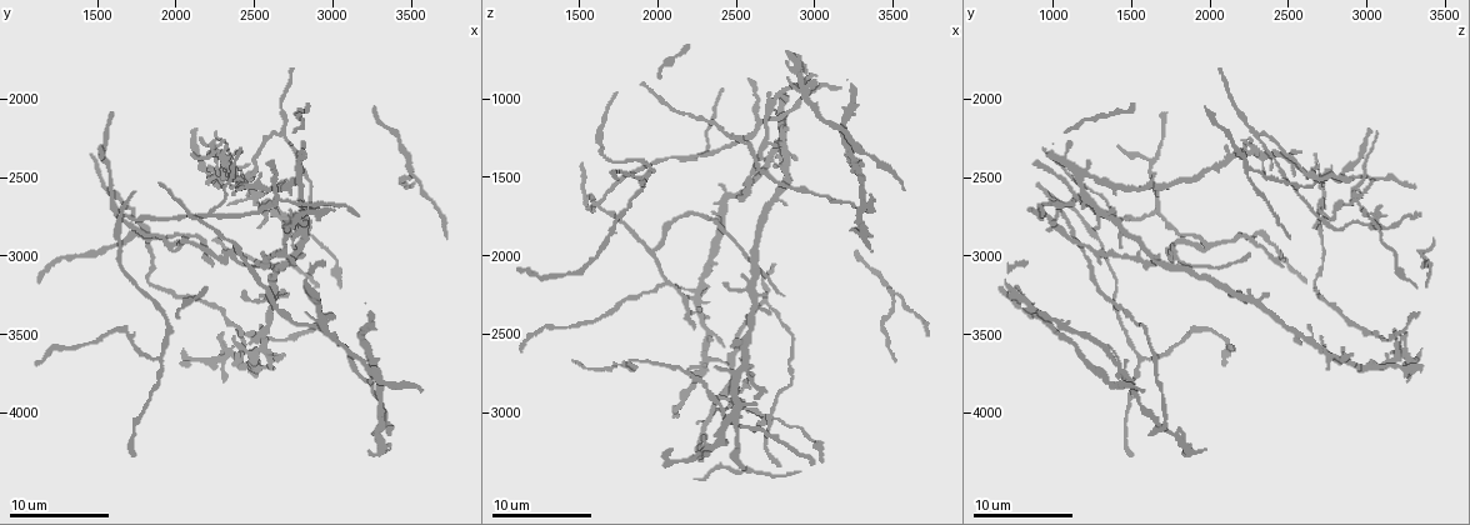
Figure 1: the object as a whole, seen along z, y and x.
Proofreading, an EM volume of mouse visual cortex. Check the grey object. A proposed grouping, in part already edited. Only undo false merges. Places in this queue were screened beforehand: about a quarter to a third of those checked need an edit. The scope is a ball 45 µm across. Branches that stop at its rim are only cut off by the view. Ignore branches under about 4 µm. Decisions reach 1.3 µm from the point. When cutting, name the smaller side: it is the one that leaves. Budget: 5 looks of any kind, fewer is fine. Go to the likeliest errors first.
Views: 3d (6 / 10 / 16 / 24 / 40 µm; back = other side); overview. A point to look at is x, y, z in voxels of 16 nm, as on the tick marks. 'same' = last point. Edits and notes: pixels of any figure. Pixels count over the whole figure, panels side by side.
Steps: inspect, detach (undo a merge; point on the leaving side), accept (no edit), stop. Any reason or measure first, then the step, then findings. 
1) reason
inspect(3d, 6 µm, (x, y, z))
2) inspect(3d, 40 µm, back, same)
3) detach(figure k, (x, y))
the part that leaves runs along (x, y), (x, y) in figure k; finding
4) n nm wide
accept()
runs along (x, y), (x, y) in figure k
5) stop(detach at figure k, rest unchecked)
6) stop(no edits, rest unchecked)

arms part here
inspect(3d, 6 µm, (2760, 2780, 3040))

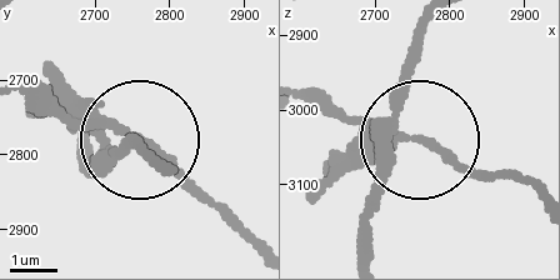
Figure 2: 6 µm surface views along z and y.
from behind
inspect(3d, 6 µm, back, same)

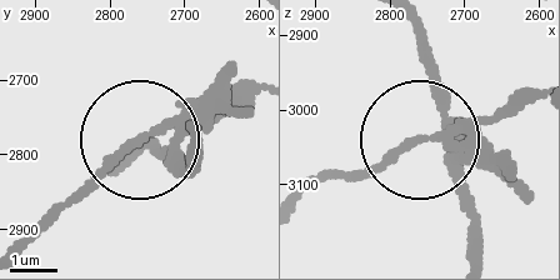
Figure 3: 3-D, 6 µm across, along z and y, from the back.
210 nm wide
detach(figure 3, (223, 91))
the part that leaves runs along (459, 159), (530, 103) in figure 3; two neurons meet here

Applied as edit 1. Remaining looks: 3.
three-way junction
inspect(3d, 16 µm, (2040, 2880, 2160))

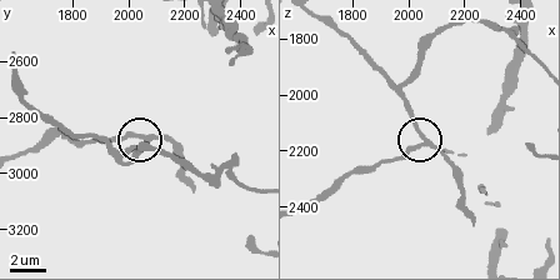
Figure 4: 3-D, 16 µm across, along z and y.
3 arms
accept()
runs along (178, 164), (154, 150), (121, 161), (143, 138), (178, 141) in figure 4; one neuron here

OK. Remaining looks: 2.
a fork
inspect(3d, 10 µm, (1900, 3660, 1540))

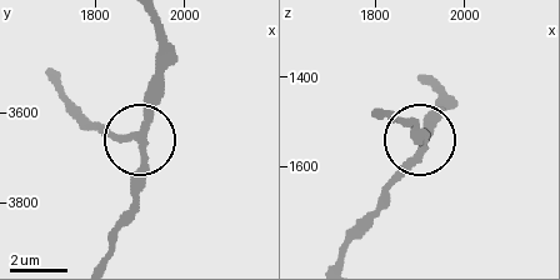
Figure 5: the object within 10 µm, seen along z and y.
220 nm wide
accept()
one neuron here

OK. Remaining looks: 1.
stop(detach at figure 3, rest unchecked)

